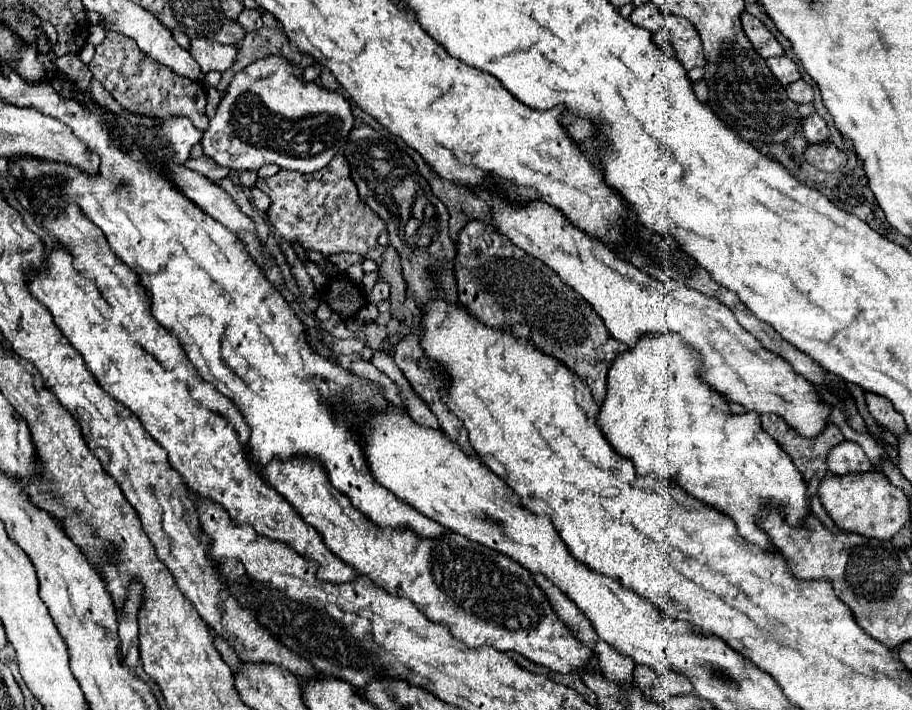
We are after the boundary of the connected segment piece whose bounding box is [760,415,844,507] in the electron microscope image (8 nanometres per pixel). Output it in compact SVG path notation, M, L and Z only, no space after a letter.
M760 415L760 419L762 419L762 429L784 447L784 451L792 457L796 469L800 469L800 473L804 475L804 479L808 483L808 503L810 503L810 507L820 505L820 497L818 497L818 487L820 487L818 475L824 475L826 473L826 455L828 455L828 451L834 445L838 445L838 443L844 441L842 431L830 421L824 427L824 431L818 433L816 437L802 437L796 429L792 429L790 425L786 425L786 421L782 417L776 417L776 415Z

